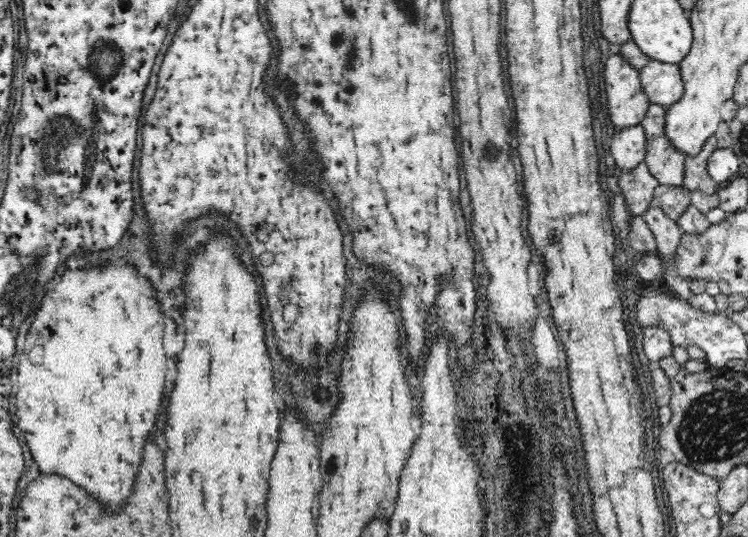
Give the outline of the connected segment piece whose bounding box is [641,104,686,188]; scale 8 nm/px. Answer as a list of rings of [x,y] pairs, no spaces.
[[[650,104],[646,117],[641,121],[646,133],[645,161],[650,174],[664,186],[683,188],[684,153],[674,148],[666,138],[664,122],[666,110],[662,104]]]

